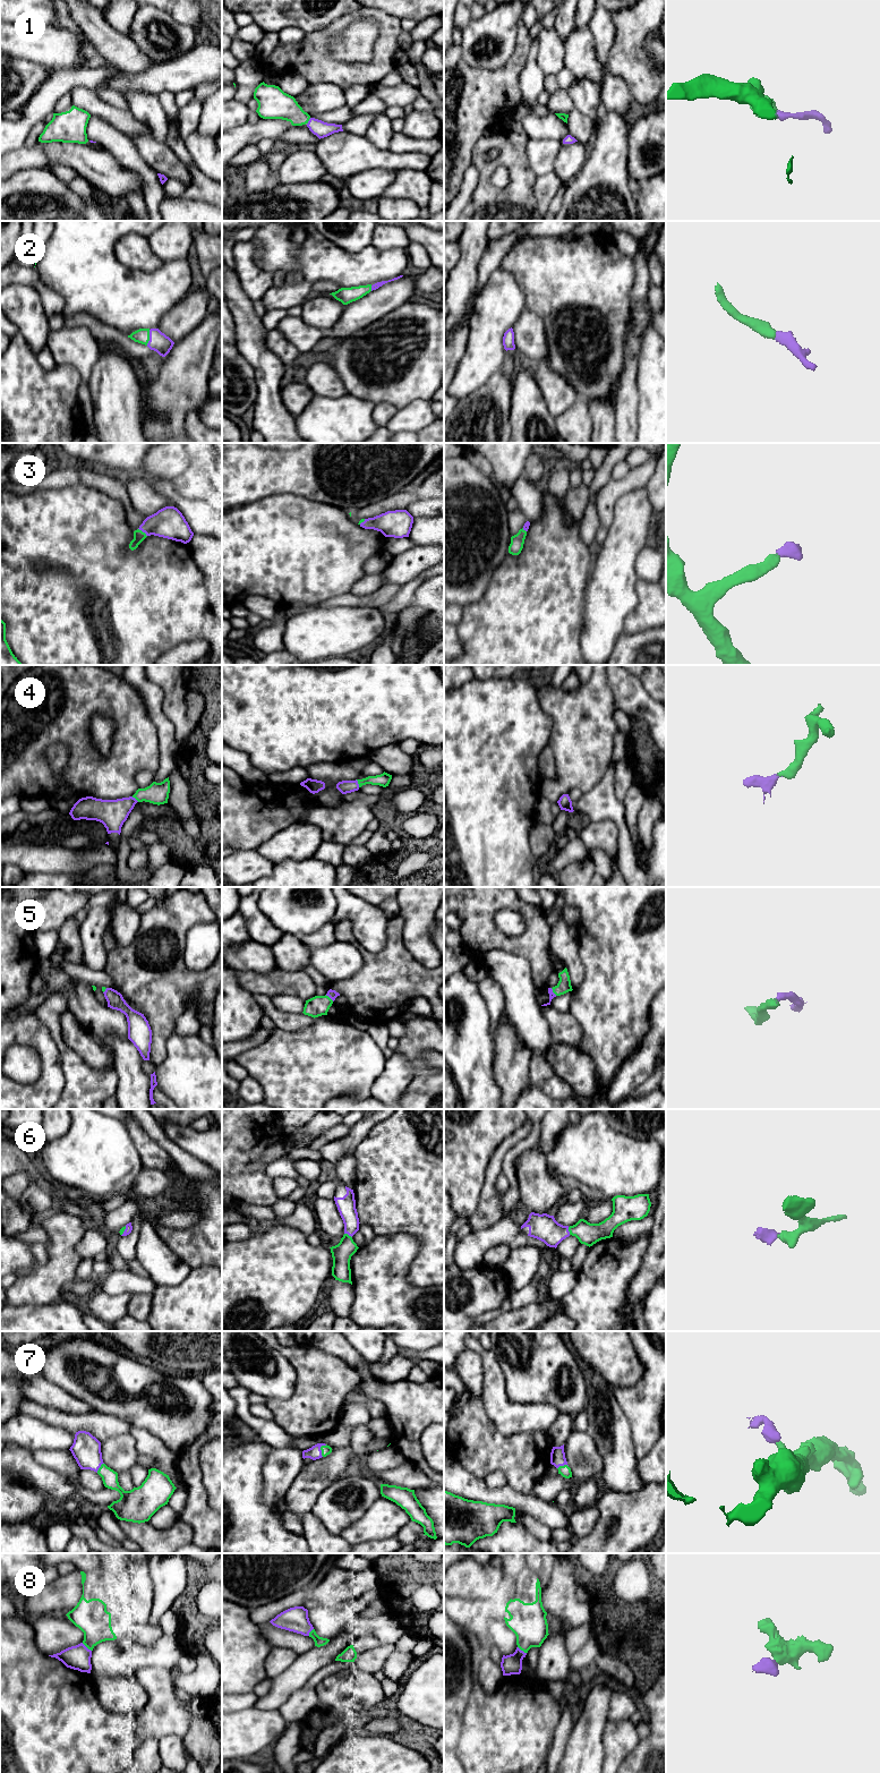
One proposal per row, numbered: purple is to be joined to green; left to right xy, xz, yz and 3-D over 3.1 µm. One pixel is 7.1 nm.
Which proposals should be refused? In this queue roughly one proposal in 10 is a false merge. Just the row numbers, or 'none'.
none

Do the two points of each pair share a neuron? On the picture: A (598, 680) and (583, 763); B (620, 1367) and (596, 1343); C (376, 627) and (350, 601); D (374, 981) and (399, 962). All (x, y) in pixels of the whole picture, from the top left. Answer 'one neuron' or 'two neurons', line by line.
A: one neuron
B: one neuron
C: two neurons
D: one neuron

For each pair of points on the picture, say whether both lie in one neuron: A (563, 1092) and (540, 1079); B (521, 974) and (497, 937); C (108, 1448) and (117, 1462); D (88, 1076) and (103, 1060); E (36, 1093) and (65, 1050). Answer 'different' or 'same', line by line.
A: same
B: different
C: same
D: different
E: different

